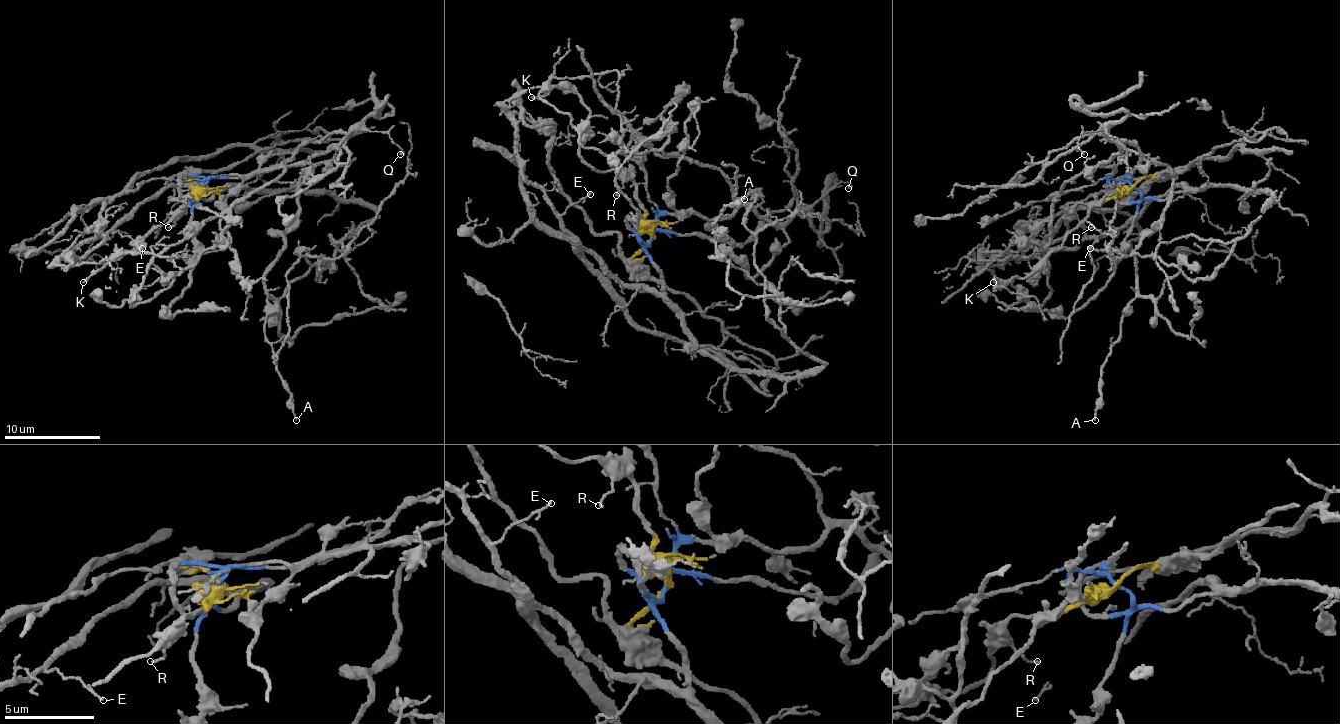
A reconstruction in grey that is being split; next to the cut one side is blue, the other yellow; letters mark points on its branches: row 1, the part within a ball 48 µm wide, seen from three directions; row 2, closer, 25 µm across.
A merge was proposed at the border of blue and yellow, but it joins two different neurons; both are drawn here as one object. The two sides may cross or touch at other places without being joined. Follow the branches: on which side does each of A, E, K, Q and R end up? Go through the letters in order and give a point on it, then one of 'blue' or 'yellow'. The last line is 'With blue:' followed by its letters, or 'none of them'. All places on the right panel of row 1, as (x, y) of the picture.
A: at (1095, 420); blue
E: at (1090, 248); blue
K: at (993, 282); yellow
Q: at (1084, 154); blue
R: at (1091, 227); yellow
With blue: A, E, Q

